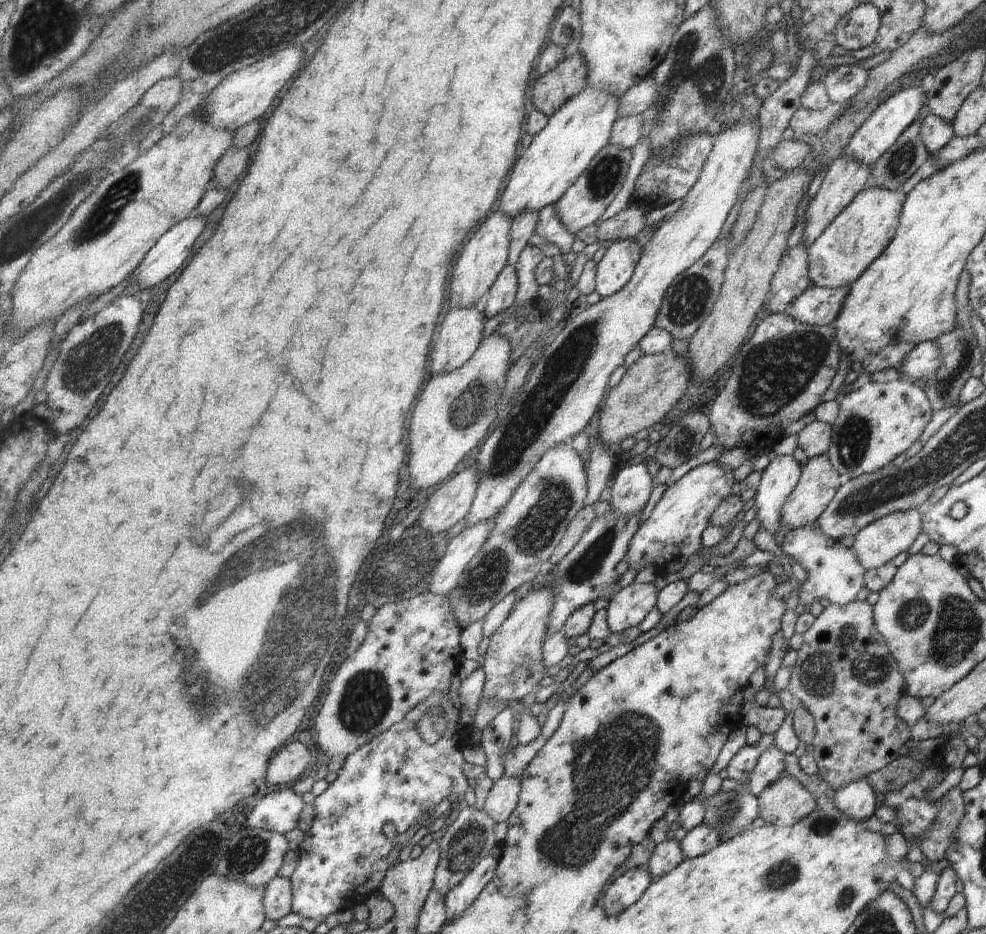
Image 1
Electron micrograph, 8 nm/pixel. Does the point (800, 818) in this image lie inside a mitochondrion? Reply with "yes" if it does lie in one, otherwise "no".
no

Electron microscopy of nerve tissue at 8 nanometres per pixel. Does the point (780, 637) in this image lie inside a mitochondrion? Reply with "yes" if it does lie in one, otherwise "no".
no

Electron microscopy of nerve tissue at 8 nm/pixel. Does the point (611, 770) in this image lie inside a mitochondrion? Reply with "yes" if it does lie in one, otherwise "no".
yes

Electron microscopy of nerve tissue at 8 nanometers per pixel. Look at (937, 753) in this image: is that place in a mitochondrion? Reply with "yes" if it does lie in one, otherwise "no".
no

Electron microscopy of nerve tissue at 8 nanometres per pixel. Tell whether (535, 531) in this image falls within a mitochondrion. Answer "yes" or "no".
yes

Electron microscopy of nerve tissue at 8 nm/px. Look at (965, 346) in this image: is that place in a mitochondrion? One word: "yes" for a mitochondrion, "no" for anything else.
yes

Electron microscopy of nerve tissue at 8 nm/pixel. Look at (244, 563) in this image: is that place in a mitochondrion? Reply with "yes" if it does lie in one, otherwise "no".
yes

